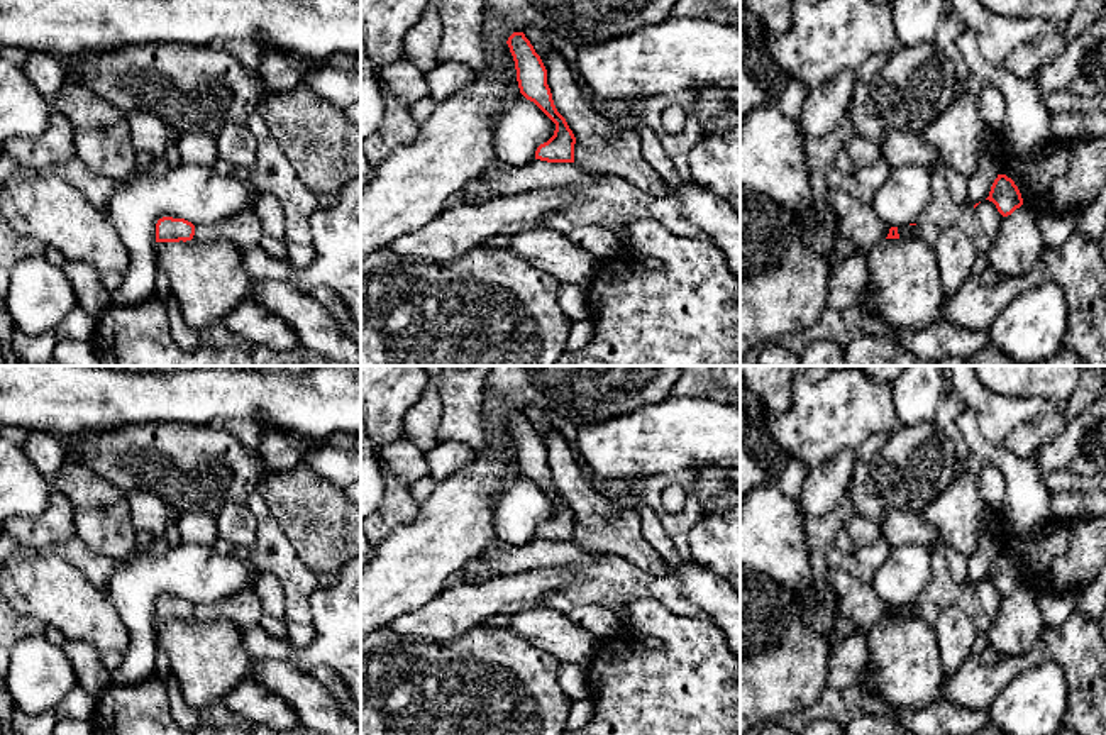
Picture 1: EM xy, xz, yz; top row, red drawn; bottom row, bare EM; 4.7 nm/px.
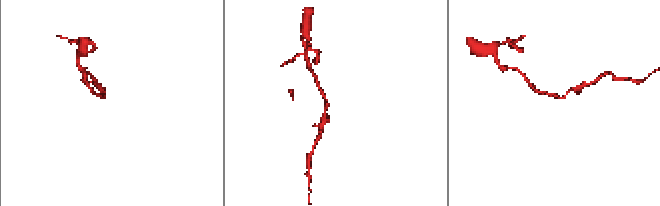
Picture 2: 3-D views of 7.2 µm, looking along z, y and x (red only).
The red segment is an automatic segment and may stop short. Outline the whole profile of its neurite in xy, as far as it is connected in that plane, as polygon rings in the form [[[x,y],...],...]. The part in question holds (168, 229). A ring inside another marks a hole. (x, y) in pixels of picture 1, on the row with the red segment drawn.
[[[163,217],[156,224],[156,242],[186,242],[195,235],[195,225],[185,218]]]

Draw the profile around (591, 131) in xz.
[[[552,47],[540,59],[554,105],[576,137],[574,163],[589,174],[620,176],[642,191],[667,196],[667,185],[642,156],[637,130],[617,129],[591,107],[559,51]]]

